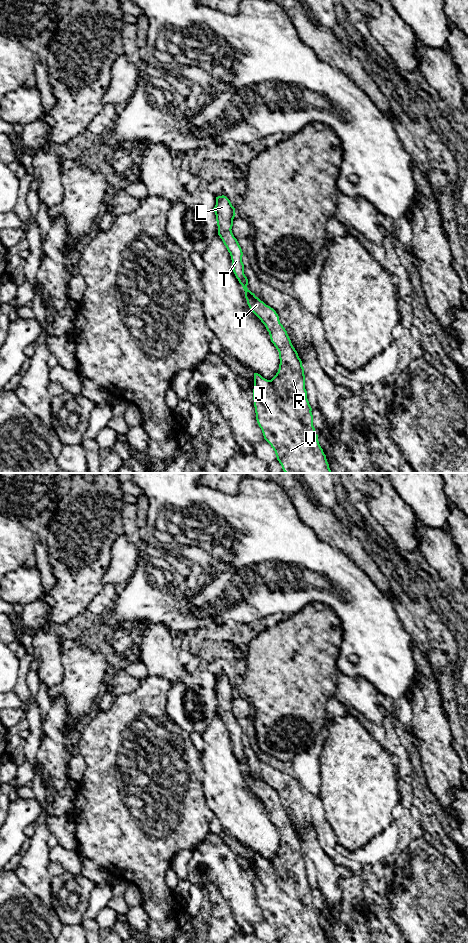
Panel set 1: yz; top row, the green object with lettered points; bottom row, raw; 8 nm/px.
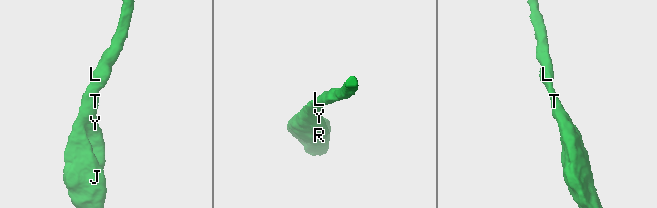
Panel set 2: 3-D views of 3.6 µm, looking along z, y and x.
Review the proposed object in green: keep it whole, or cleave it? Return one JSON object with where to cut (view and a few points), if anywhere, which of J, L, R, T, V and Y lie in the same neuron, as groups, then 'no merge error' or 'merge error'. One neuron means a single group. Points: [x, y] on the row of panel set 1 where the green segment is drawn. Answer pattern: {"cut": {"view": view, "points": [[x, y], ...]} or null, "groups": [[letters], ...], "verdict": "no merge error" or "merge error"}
{"cut": null, "groups": [["J", "L", "R", "T", "V", "Y"]], "verdict": "no merge error"}

